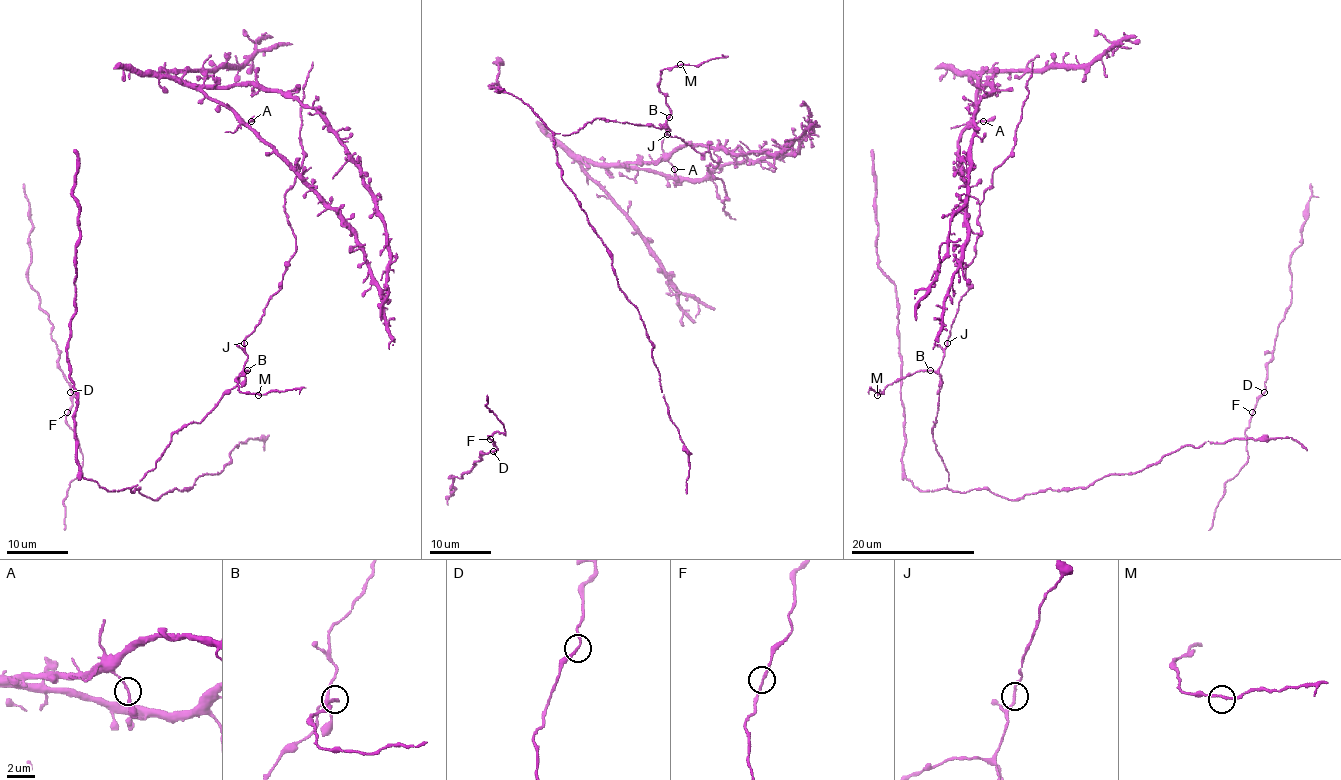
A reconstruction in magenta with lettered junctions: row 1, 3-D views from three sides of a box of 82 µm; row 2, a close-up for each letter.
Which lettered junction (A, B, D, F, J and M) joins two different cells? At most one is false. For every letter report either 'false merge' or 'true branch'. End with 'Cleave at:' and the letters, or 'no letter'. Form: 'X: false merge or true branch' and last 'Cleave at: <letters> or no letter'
A: true branch
B: true branch
D: true branch
F: true branch
J: true branch
M: true branch
Cleave at: no letter

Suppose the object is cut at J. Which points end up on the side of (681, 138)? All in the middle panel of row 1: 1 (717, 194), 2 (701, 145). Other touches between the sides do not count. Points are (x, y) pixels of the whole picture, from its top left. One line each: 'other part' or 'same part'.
1: other part
2: other part

